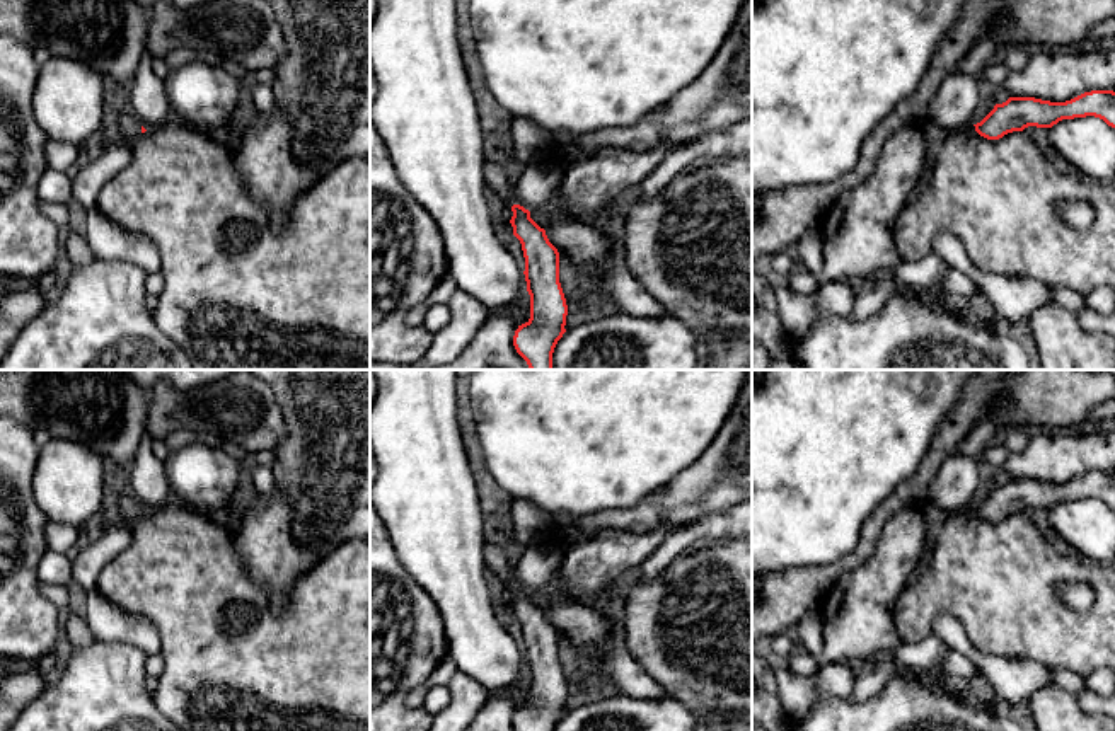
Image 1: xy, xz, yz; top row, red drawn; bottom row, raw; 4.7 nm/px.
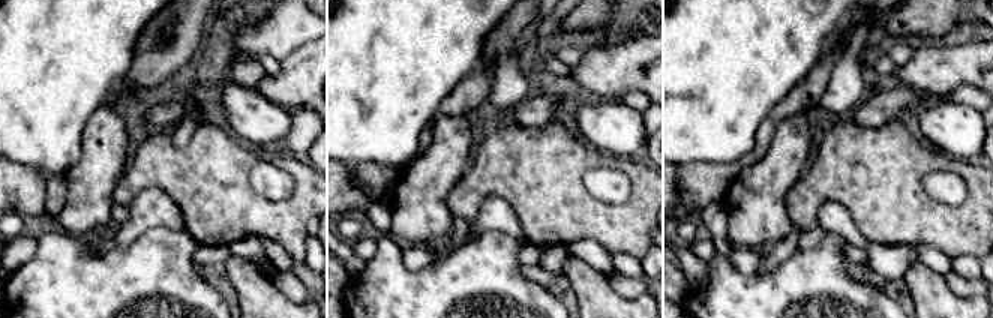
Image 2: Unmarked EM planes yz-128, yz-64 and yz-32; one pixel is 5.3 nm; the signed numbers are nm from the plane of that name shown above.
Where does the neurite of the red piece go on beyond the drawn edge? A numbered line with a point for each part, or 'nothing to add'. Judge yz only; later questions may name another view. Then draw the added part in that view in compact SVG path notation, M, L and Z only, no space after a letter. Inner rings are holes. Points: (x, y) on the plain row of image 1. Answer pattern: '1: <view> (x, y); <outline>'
nothing to add

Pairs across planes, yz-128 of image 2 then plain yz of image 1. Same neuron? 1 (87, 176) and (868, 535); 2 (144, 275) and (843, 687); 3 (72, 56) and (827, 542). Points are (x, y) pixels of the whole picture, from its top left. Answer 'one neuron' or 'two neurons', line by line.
1: two neurons
2: two neurons
3: one neuron

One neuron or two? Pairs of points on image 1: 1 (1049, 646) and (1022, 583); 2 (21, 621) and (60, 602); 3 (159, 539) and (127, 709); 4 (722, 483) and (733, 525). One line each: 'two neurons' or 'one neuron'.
1: one neuron
2: two neurons
3: two neurons
4: two neurons

